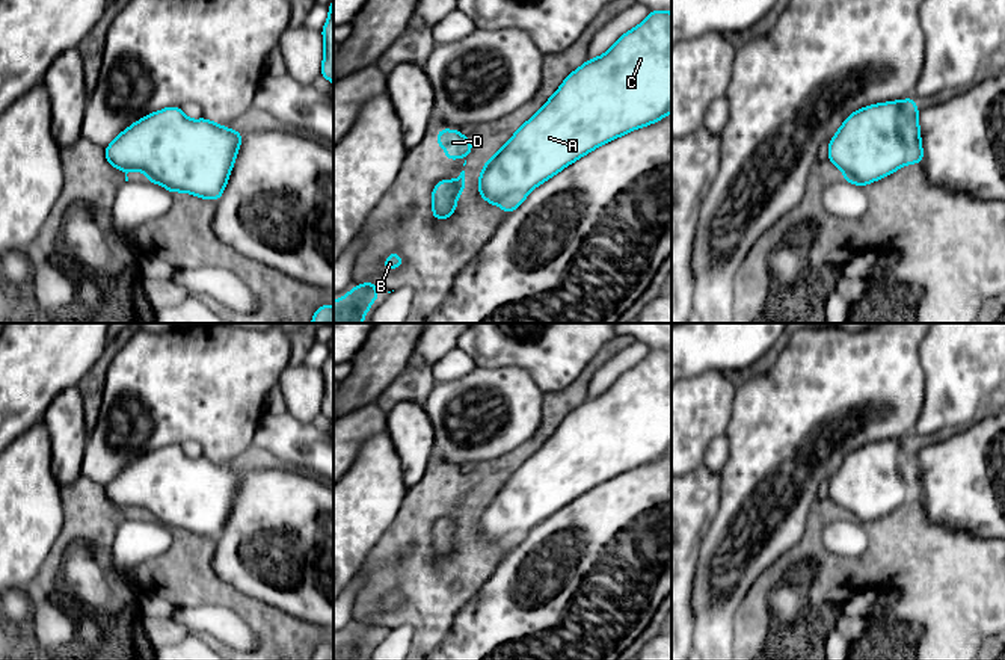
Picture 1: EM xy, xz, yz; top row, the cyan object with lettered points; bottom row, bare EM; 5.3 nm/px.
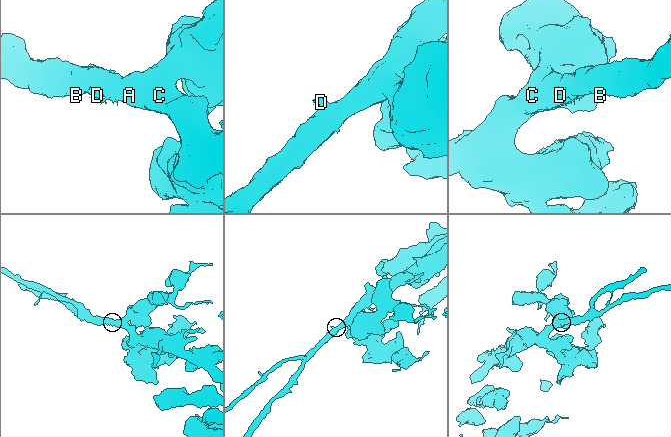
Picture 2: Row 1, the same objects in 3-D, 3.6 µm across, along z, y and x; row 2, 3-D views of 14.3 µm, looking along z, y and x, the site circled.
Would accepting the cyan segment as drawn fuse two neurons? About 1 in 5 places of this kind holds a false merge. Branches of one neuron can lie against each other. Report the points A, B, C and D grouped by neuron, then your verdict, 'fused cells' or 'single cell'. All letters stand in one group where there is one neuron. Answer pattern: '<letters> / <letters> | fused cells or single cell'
A B C / D | fused cells

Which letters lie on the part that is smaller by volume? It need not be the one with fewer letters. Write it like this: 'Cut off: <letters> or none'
Cut off: D

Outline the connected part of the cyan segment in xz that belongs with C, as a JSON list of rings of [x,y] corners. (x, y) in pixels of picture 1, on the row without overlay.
[[[650,349],[643,361],[622,373],[602,394],[589,397],[570,411],[557,430],[498,489],[478,518],[483,539],[499,544],[506,553],[516,548],[528,532],[567,503],[595,486],[635,467],[650,464],[672,450],[672,350]]]

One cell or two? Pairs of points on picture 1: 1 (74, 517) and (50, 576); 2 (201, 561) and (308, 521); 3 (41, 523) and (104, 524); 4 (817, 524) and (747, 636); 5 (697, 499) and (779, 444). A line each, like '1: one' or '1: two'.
1: one
2: two
3: two
4: one
5: two

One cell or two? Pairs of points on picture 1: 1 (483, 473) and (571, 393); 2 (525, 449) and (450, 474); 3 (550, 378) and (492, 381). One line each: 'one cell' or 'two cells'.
1: one cell
2: one cell
3: two cells

